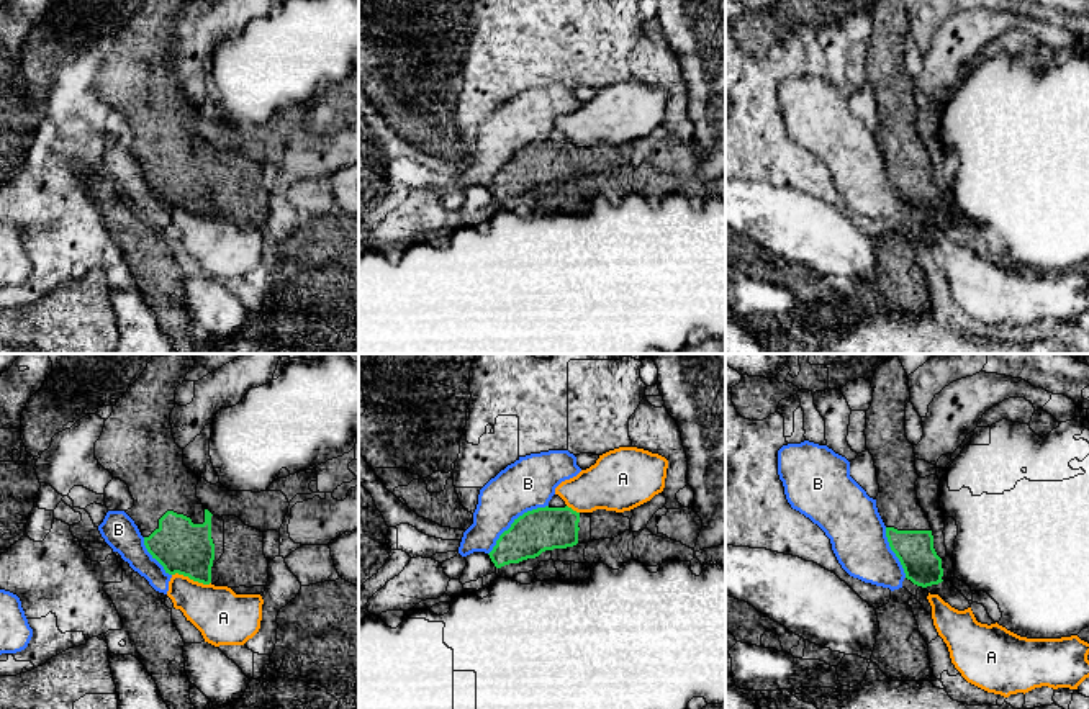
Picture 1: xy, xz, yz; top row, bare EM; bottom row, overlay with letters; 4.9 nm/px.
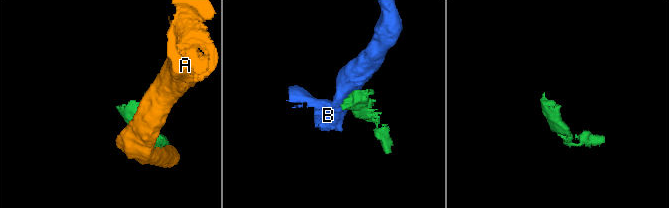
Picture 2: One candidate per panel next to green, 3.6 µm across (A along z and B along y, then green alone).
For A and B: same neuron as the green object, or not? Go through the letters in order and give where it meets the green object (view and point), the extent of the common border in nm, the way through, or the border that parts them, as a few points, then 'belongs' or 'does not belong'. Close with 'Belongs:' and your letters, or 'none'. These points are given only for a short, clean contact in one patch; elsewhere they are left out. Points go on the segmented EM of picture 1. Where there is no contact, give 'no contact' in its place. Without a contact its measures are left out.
A: xy (192, 578) | 200 nm | does not belong
B: xz (515, 521) | 380 nm | along xz (547, 505), (524, 511), (500, 536), (488, 554) | does not belong
Belongs: none

